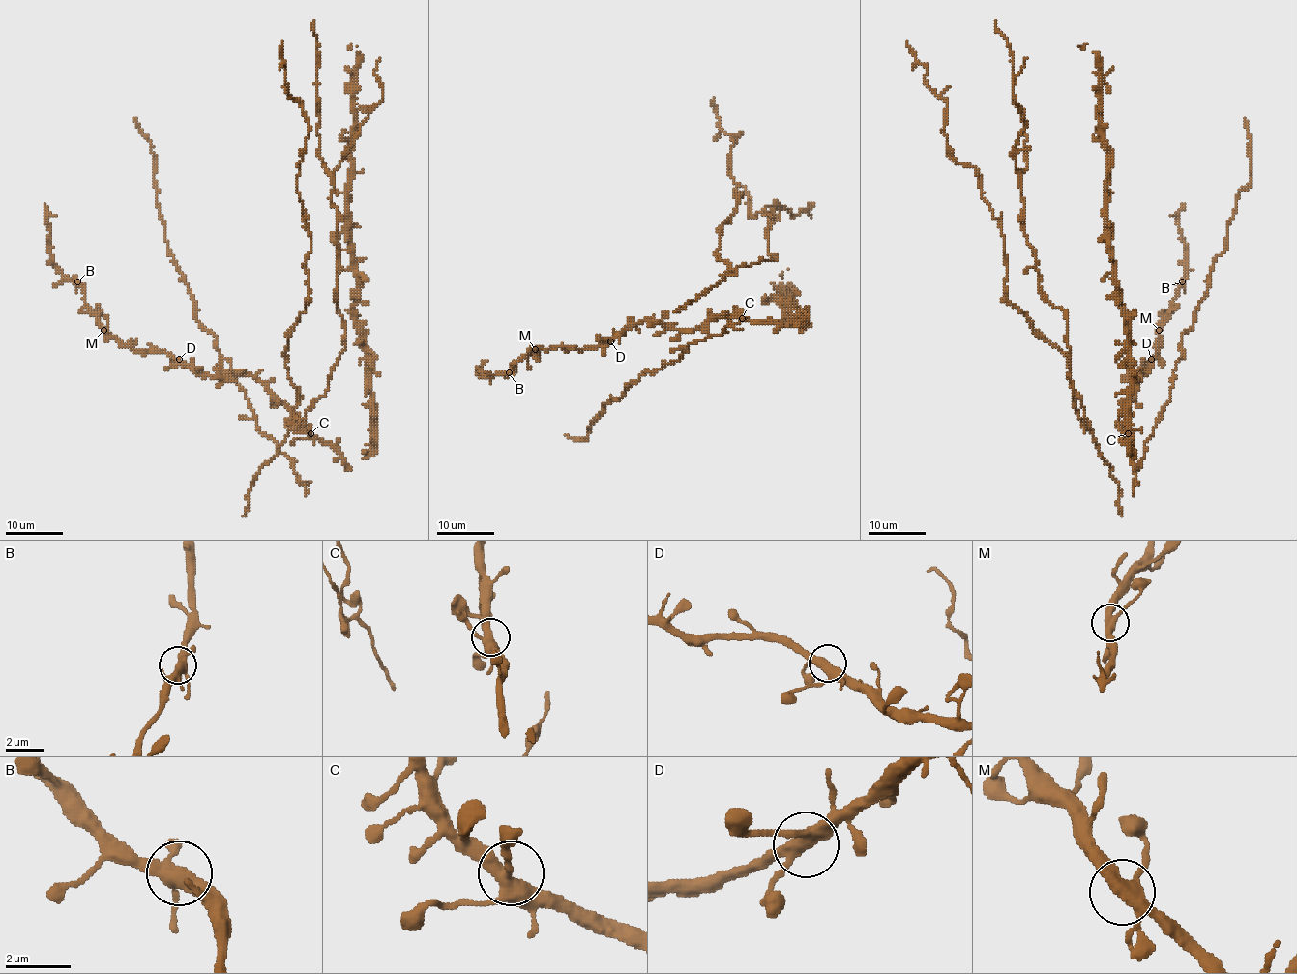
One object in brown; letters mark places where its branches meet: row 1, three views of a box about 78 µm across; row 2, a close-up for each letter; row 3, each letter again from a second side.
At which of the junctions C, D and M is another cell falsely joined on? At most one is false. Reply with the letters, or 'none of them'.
none of them

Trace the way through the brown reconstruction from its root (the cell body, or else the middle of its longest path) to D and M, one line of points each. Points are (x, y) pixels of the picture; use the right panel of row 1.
D: (1122, 442), (1127, 439), (1125, 405), (1141, 381), (1138, 373), (1131, 376), (1151, 359)
M: (1122, 442), (1127, 439), (1125, 405), (1141, 381), (1138, 373), (1131, 376), (1158, 350), (1158, 329)

